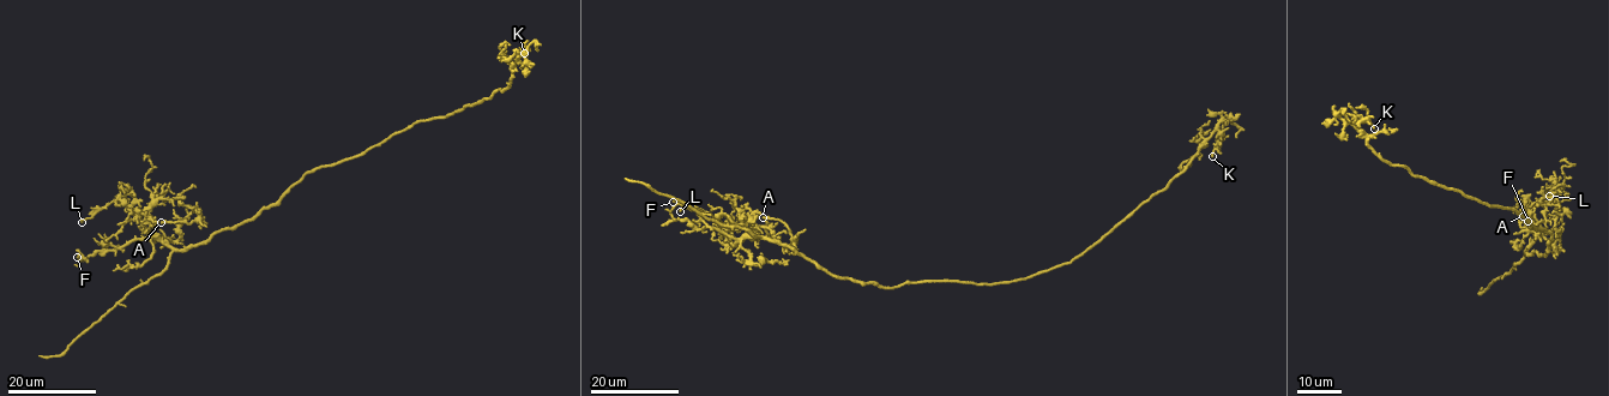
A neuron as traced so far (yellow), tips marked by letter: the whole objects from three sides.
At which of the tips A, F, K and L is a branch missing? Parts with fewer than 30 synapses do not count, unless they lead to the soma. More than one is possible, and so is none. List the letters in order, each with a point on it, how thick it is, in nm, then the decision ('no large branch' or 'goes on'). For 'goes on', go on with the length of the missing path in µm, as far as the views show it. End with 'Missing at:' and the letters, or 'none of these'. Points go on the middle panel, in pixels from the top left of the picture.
A: place (763, 217); calibre 140 nm; no large branch
F: place (673, 202); calibre 110 nm; no large branch
K: place (1212, 156); calibre 130 nm; no large branch
L: place (680, 211); calibre 100 nm; no large branch
Missing at: none of these

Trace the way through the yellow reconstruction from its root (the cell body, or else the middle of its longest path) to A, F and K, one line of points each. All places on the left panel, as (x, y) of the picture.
A: (348, 160), (313, 168), (252, 218), (184, 250), (139, 216), (161, 198), (197, 208), (190, 222), (161, 222)
F: (348, 160), (313, 168), (252, 218), (184, 250), (148, 235), (77, 257)
K: (348, 160), (416, 122), (445, 118), (504, 90), (512, 76), (511, 65), (522, 47), (524, 53)

